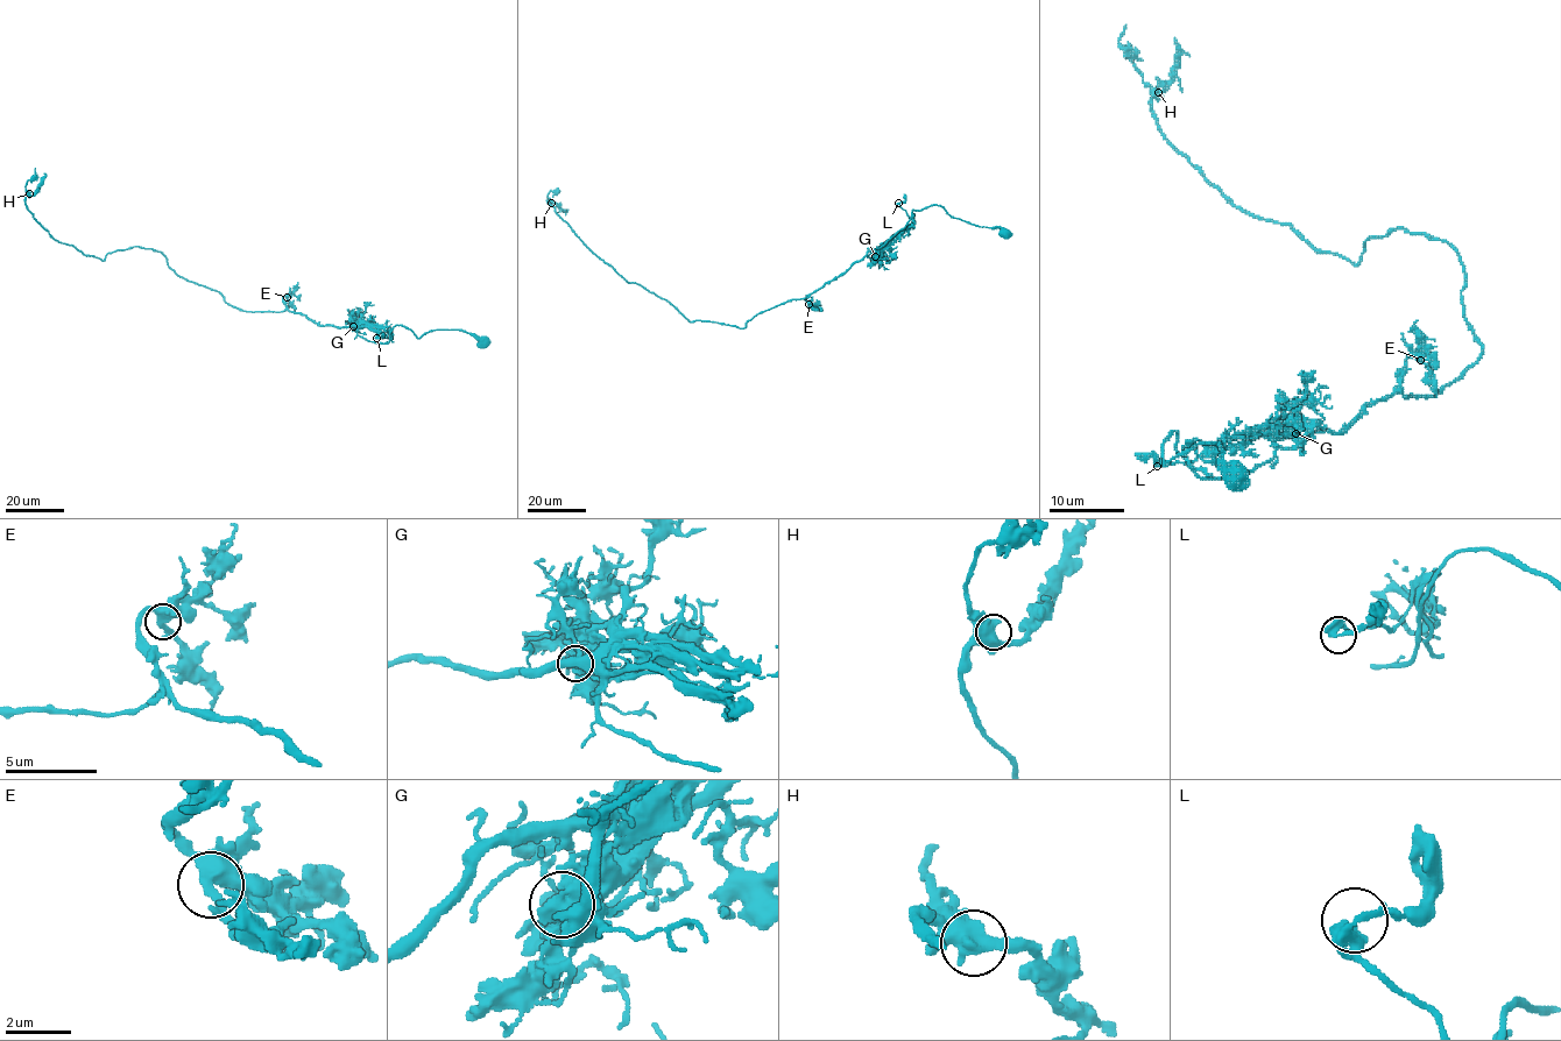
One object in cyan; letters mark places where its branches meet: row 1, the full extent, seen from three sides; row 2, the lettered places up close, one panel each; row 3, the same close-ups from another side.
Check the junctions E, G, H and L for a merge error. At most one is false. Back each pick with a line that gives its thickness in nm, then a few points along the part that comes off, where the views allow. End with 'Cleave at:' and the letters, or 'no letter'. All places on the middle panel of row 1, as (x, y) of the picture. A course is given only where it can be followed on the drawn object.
G: 700 nm thick; foreign part runs (875, 256), (913, 220), (899, 206), (904, 195)
Cleave at: G

